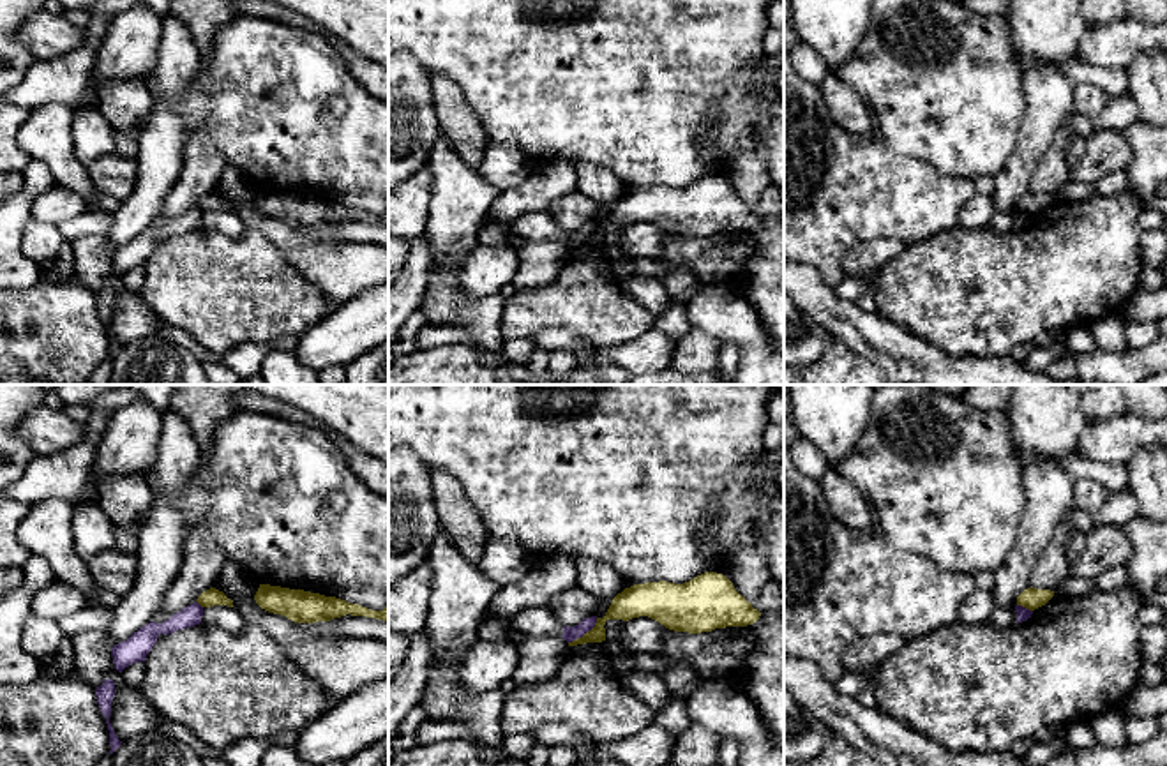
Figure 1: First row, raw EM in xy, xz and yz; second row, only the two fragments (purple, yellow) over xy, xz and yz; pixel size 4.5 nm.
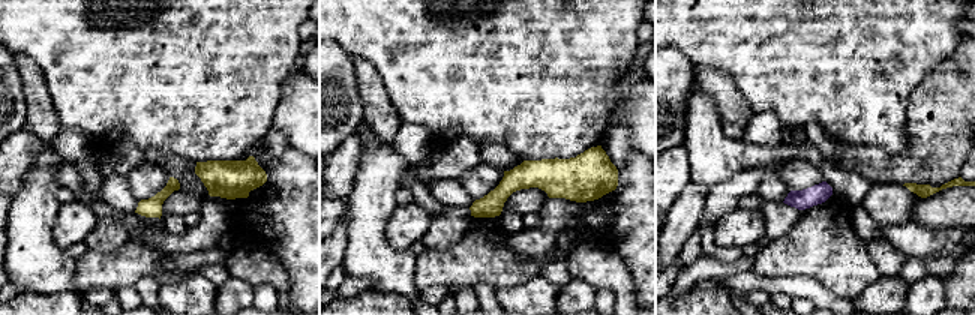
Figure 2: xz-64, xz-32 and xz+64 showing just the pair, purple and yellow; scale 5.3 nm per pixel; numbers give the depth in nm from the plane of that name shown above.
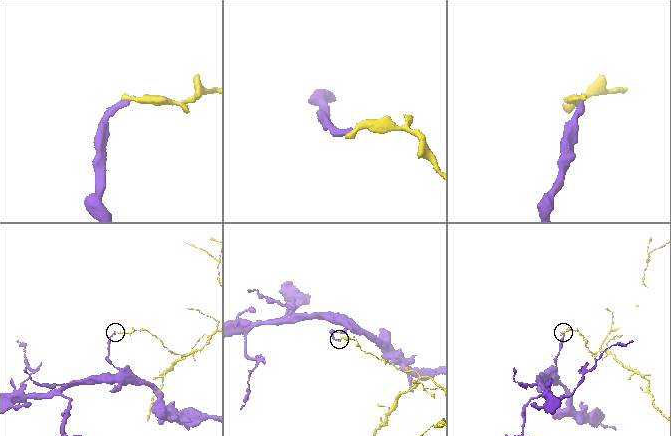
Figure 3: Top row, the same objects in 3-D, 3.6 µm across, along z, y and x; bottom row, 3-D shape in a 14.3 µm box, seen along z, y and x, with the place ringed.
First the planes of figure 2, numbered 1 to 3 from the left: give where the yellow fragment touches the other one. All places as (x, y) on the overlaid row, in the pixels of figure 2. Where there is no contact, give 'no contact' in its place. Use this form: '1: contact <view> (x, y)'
1: no contact
2: no contact
3: no contact

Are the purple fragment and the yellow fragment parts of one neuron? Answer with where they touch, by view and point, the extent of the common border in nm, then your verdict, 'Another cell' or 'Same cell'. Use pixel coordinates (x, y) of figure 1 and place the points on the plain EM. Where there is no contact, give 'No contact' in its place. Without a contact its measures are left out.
Touches purple at xz (585, 237). Shared border 180 nm. Another cell

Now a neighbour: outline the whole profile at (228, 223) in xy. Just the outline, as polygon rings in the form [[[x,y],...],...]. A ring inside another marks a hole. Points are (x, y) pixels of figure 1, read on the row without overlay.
[[[228,210],[203,212],[201,228],[231,238],[240,238],[245,233],[242,219]]]

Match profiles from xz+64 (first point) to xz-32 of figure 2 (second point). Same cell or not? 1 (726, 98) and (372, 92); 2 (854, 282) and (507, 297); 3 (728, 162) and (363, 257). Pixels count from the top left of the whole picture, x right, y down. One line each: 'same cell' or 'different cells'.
1: same cell
2: different cells
3: same cell

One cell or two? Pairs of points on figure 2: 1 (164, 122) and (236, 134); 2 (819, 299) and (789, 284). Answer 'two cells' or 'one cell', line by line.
1: one cell
2: one cell

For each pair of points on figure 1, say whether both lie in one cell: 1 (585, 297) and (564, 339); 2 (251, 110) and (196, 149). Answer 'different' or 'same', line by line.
1: different
2: different

